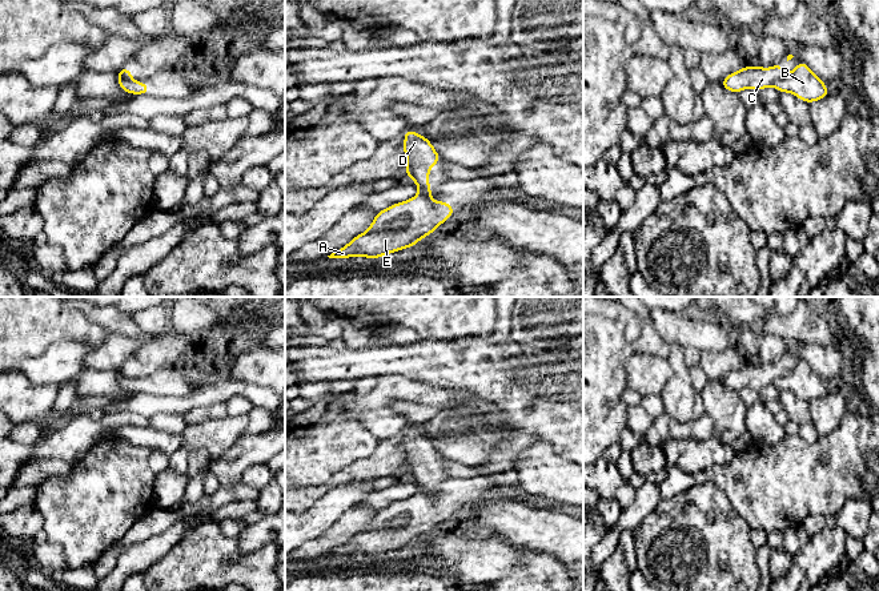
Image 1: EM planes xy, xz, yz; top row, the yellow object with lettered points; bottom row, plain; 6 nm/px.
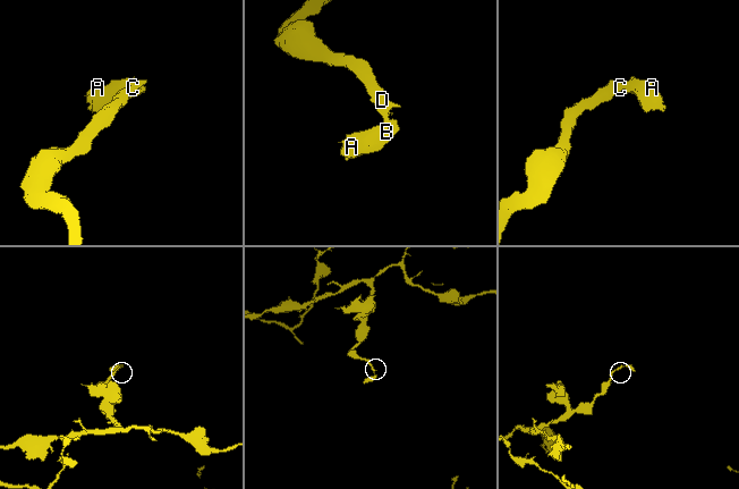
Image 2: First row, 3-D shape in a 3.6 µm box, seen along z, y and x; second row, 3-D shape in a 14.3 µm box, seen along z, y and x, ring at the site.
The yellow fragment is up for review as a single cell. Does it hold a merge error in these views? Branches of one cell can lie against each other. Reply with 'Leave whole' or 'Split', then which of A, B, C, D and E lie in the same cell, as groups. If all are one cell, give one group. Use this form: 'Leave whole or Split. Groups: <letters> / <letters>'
Split. Groups: A B E / C D

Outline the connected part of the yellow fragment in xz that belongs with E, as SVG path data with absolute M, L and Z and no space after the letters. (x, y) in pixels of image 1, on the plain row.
M420 490L410 498L397 500L378 510L370 526L348 543L334 548L329 556L364 554L369 558L414 544L424 535L447 519L455 507L446 499L434 500Z

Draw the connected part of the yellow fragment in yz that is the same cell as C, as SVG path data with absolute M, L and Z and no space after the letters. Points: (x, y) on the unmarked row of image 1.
M760 363L743 365L738 370L726 374L721 383L730 390L739 391L746 386L762 389L774 383L778 378L783 377L786 363L771 363L767 369Z

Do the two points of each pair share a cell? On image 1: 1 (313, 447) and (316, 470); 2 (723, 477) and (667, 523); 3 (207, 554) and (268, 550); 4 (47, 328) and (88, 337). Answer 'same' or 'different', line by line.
1: same
2: different
3: same
4: same

